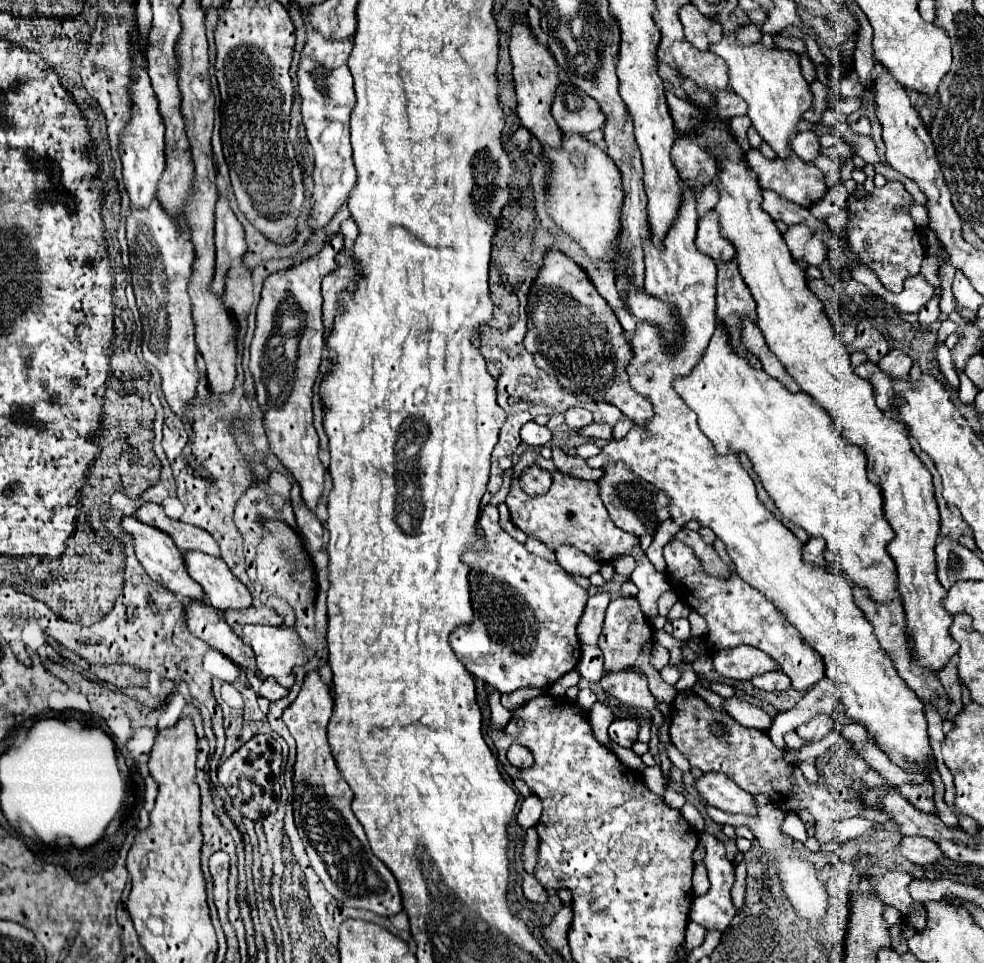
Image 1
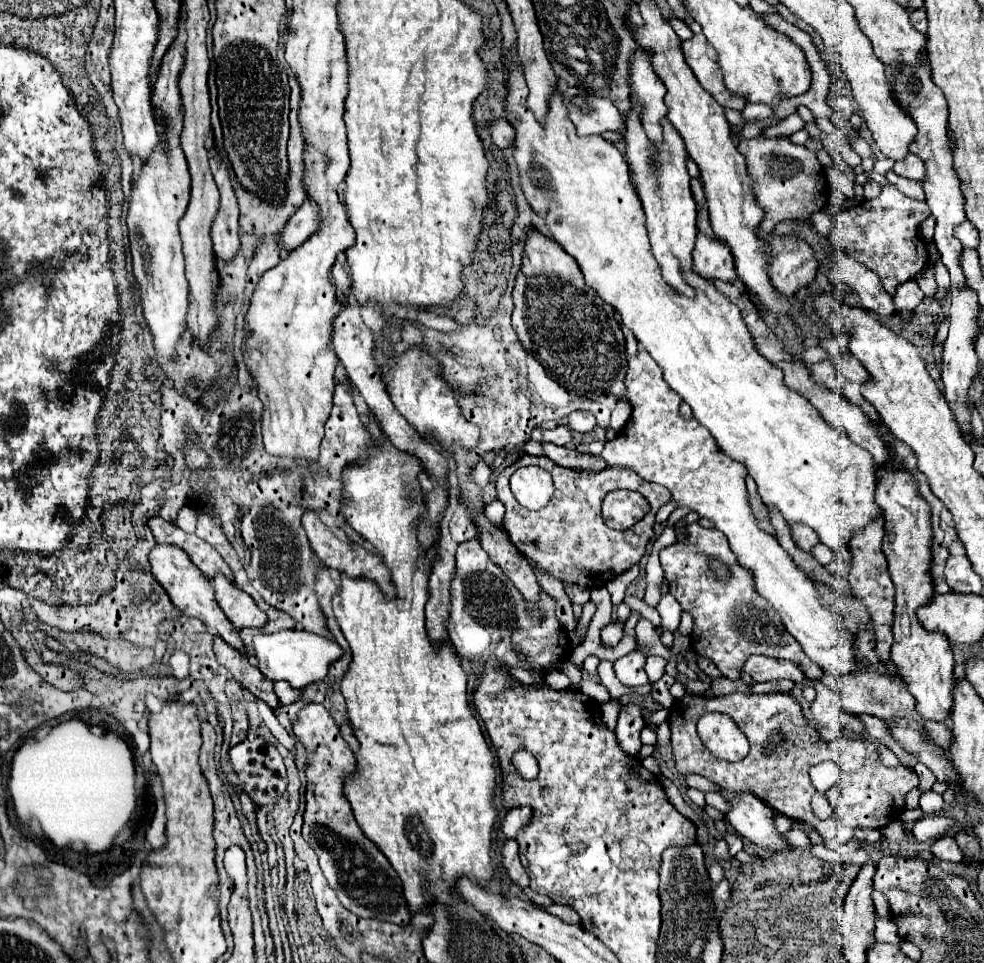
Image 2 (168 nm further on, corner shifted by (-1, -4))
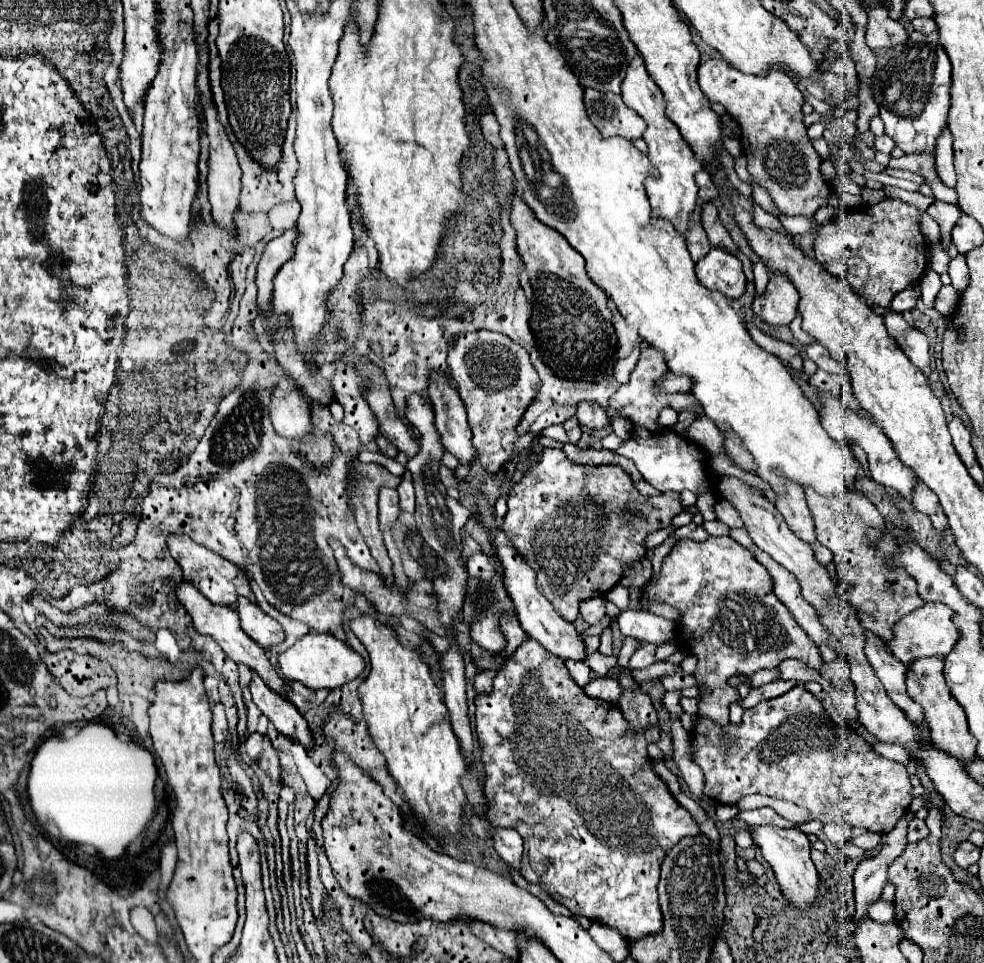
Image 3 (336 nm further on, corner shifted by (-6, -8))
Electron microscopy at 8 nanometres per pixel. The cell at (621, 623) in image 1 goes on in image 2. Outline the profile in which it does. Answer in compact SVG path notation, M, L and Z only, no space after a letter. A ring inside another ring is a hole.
M613 620L601 630L601 642L605 646L617 646L621 638L623 638L623 622L621 620Z

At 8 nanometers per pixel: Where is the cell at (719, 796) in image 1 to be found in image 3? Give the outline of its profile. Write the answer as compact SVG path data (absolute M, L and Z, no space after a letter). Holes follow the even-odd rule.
M756 826L754 828L754 842L762 850L762 856L772 866L780 890L784 892L784 898L796 908L796 910L808 910L816 898L820 888L818 872L810 860L810 842L804 832L800 830L782 830L776 826Z

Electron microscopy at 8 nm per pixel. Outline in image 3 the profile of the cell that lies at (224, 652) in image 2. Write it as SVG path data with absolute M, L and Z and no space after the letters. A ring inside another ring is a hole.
M256 674L252 678L250 692L252 692L254 704L262 710L262 714L274 724L274 728L282 736L300 742L304 748L314 748L314 738L312 738L312 732L308 732L306 720L288 700L284 700L284 696L278 696L276 692L272 692Z

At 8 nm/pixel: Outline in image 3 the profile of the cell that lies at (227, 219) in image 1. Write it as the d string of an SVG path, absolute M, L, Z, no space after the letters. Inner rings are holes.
M214 104L206 106L204 108L204 134L206 134L206 140L208 140L208 200L212 204L212 218L224 226L230 234L236 232L234 224L232 224L232 214L238 206L238 200L240 200L240 166L238 166L238 158L236 158L236 152L234 152L234 146L222 126L222 122L218 120L218 110Z

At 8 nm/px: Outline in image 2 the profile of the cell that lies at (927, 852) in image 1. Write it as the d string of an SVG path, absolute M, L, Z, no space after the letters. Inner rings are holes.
M941 836L933 842L933 854L935 858L939 860L945 860L945 862L961 862L963 860L963 854L959 850L959 846L955 844L955 838L951 836Z

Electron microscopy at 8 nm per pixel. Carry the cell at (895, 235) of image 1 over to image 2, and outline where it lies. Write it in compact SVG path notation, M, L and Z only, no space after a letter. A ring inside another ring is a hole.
M885 184L877 198L865 200L863 204L847 210L847 216L843 216L843 210L841 210L829 240L837 250L843 250L855 256L861 264L877 272L883 288L893 296L897 286L907 280L913 280L929 258L927 248L925 244L921 244L917 234L919 224L927 216L931 216L931 212L925 202L905 196L893 184Z

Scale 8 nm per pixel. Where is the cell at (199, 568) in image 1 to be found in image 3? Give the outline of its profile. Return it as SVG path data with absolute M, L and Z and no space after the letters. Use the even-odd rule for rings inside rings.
M240 598L238 614L242 620L244 632L252 640L256 640L264 650L270 650L272 646L278 646L280 642L284 642L282 626L274 618L270 618L266 612L262 612L258 604L252 604L248 598Z

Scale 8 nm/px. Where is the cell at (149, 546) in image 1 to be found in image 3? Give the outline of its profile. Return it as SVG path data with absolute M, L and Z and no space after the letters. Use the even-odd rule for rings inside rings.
M182 582L180 588L176 590L178 592L178 600L182 602L182 606L188 610L188 614L192 616L194 620L194 628L200 632L200 634L208 634L212 636L220 646L222 650L226 652L226 656L230 656L234 662L240 662L244 666L248 666L250 670L254 670L262 680L264 684L270 688L270 690L276 690L276 694L286 694L288 692L288 684L280 678L280 674L276 672L276 668L270 664L268 656L266 656L266 650L262 650L252 638L246 636L246 632L240 628L240 618L236 616L236 610L228 608L228 606L220 606L220 604L212 604L208 598L204 598L196 588L192 588L190 582Z

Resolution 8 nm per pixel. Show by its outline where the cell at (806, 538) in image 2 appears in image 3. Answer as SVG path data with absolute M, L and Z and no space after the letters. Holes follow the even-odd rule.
M788 484L788 492L784 496L776 494L774 506L776 506L776 510L780 510L786 524L792 528L792 532L800 540L804 540L808 544L816 540L814 518L812 518L810 510L808 510L804 490L798 484Z

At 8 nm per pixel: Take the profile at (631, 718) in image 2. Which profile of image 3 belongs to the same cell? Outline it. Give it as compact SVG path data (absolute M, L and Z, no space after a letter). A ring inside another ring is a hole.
M636 686L632 690L622 690L618 704L620 704L620 710L624 712L624 718L638 732L642 728L646 728L646 726L658 724L652 700L650 700L650 696L640 686Z

